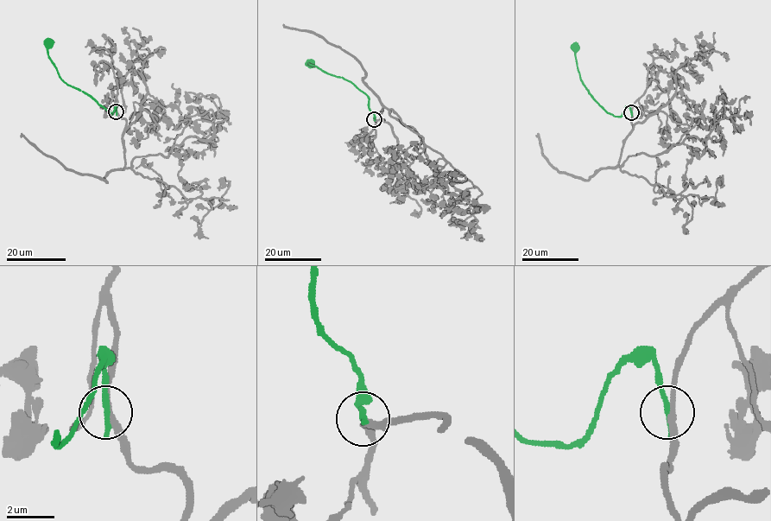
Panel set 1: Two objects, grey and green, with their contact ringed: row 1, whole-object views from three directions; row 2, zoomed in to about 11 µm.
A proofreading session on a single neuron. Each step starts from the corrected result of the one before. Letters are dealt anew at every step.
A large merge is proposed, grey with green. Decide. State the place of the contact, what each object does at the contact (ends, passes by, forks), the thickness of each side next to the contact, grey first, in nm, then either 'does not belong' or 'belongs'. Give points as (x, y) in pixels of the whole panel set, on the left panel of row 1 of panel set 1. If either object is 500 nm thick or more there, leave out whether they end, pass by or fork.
place (116, 111); grey passes by; green ends; calibres 260 and 280 nm; does not belong

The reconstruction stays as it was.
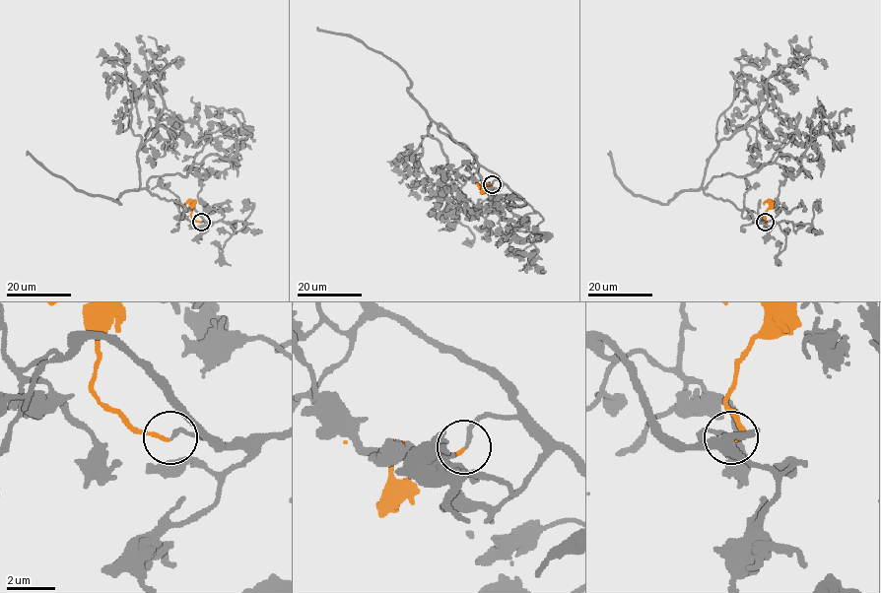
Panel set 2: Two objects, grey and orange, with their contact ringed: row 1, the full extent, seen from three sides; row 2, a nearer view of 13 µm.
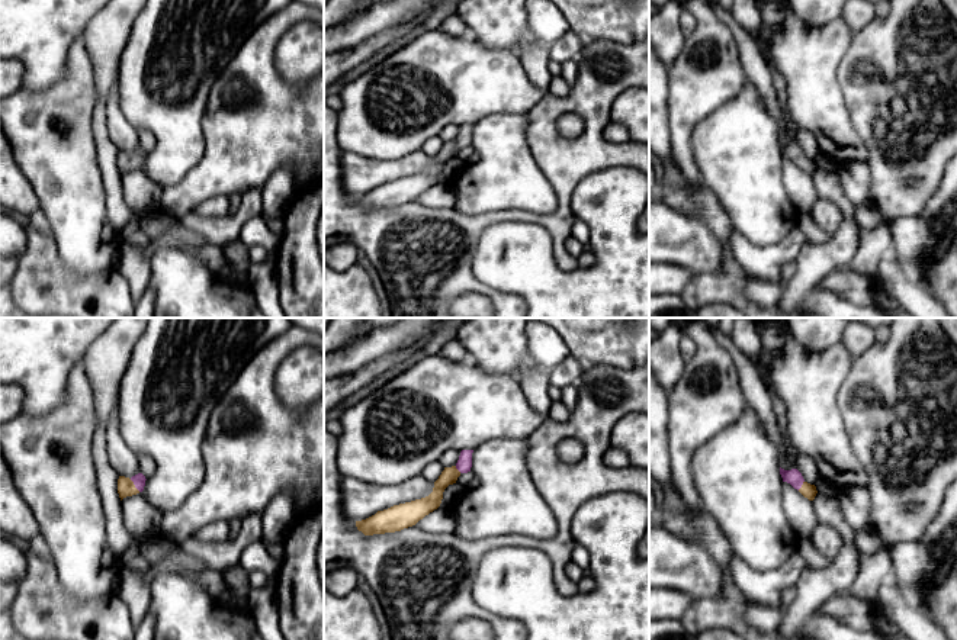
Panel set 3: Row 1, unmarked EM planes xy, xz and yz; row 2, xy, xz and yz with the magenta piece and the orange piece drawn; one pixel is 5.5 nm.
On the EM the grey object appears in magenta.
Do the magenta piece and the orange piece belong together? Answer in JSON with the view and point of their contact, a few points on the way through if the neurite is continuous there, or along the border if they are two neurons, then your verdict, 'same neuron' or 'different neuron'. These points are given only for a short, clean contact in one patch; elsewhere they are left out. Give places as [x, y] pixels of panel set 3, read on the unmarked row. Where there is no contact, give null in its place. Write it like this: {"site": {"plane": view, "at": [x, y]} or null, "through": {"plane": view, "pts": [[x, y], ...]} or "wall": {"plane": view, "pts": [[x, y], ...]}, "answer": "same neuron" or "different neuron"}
{"site": {"plane": "xy", "at": [134, 158]}, "through": {"plane": "xy", "pts": [[138, 154], [134, 158], [125, 161]]}, "answer": "same neuron"}

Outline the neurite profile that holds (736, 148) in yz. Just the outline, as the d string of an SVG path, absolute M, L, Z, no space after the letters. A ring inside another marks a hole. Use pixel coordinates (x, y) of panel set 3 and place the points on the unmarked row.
M748 81L742 91L696 125L691 149L701 183L725 208L732 228L757 247L781 242L797 228L799 212L781 177L780 128L768 113L757 87Z

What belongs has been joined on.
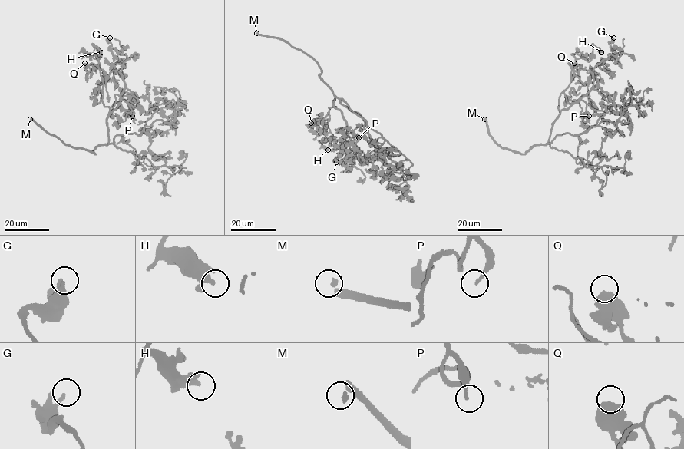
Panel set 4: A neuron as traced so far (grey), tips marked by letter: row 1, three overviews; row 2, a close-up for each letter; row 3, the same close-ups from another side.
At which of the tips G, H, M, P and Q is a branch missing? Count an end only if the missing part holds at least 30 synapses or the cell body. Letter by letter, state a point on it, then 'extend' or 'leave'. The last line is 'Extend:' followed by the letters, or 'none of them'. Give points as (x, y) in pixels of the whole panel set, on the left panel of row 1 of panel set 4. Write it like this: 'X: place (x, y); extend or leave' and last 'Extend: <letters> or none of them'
G: place (110, 37); leave
H: place (101, 52); leave
M: place (30, 119); extend
P: place (132, 116); extend
Q: place (84, 63); leave
Extend: M, P

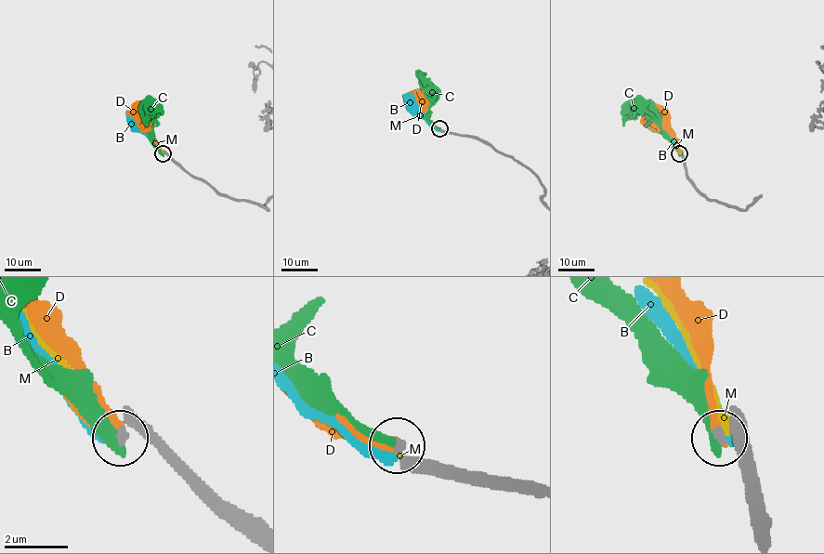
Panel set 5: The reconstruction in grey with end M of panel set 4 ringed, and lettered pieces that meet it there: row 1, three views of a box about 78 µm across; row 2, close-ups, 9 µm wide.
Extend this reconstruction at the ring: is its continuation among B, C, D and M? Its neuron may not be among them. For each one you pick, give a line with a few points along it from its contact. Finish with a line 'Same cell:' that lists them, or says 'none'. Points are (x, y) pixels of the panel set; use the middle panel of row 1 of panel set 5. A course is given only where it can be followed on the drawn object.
D: it runs (440, 129), (433, 127), (425, 119), (418, 98)
Same cell: D

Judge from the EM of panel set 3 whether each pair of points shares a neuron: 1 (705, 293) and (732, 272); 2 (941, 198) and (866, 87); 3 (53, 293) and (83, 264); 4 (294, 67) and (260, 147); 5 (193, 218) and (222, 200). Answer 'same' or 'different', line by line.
1: same
2: different
3: different
4: different
5: different

